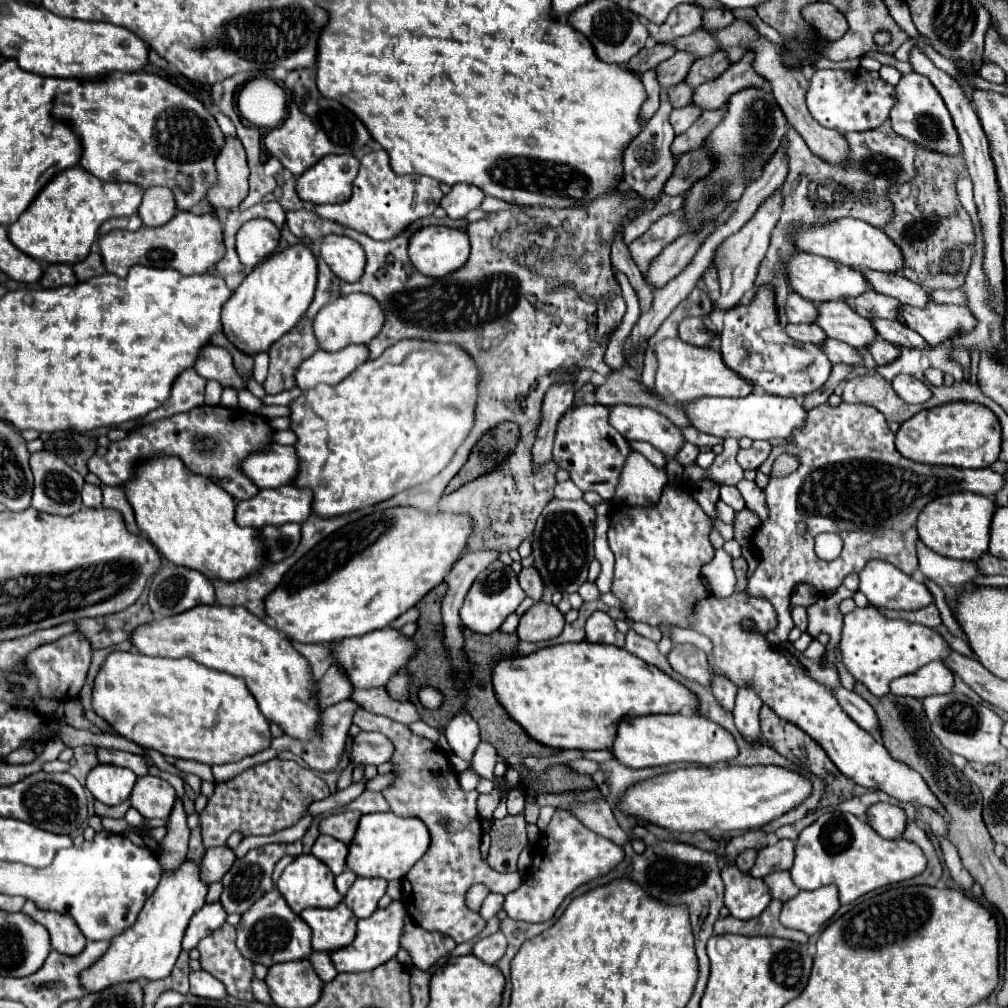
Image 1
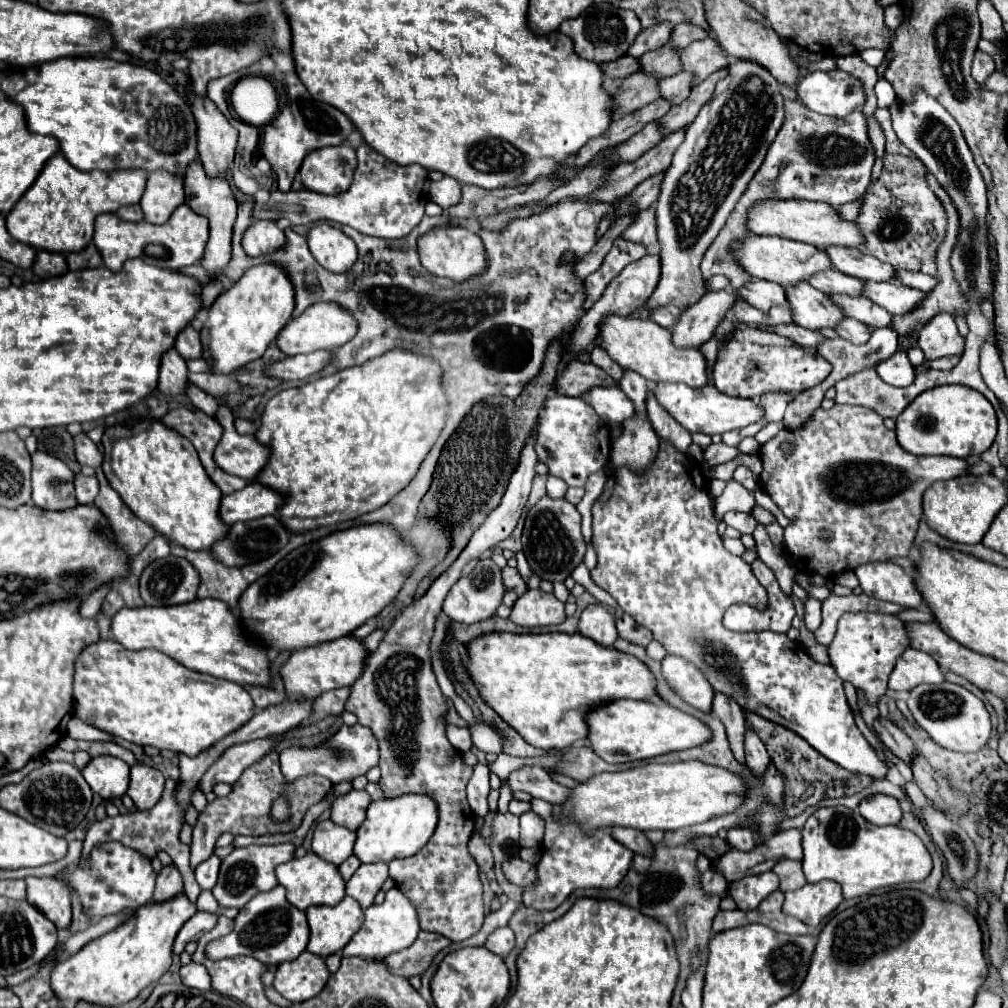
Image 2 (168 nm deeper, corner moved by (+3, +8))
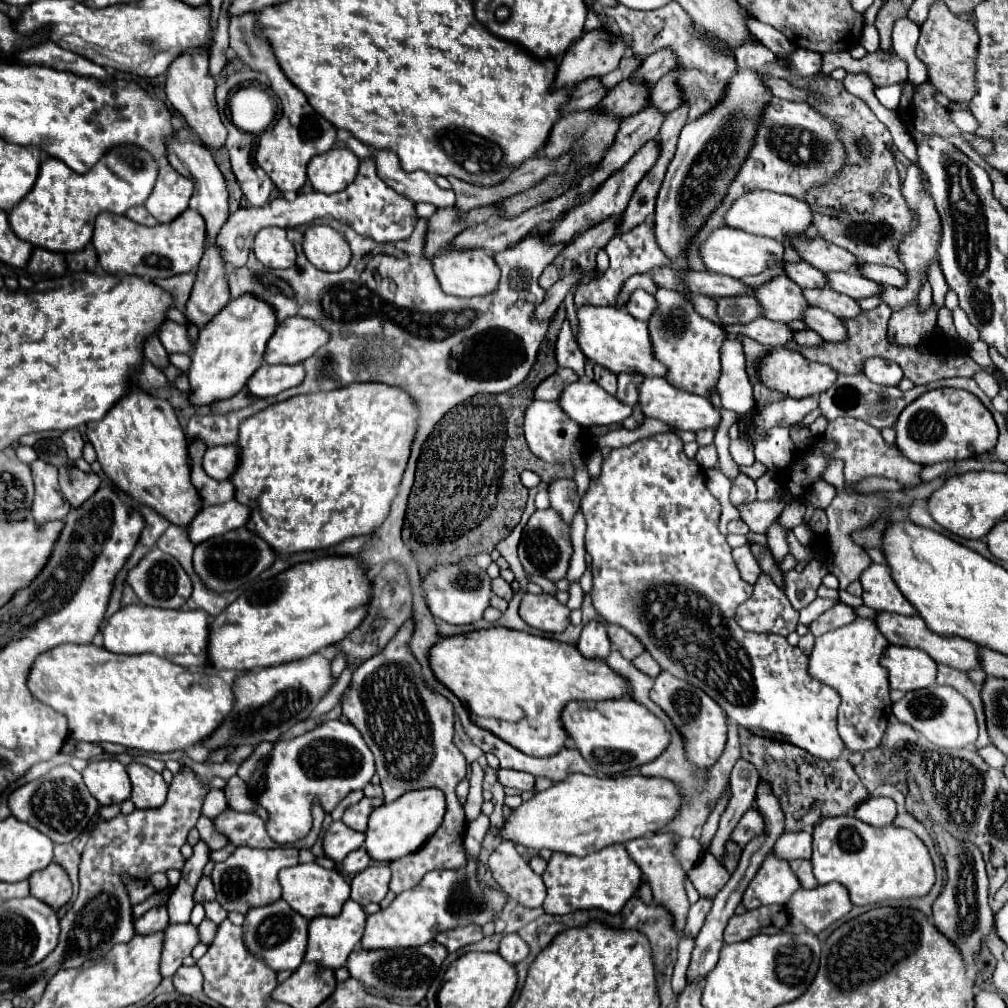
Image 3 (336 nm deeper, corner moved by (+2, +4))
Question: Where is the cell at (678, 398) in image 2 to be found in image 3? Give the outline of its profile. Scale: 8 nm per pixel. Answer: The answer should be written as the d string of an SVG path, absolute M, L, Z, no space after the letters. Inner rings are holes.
M645 377L639 383L639 399L637 405L645 417L653 417L659 421L665 421L679 431L701 431L707 427L715 427L721 421L719 411L709 403L707 397L693 395L687 391L677 391L671 387L663 377Z

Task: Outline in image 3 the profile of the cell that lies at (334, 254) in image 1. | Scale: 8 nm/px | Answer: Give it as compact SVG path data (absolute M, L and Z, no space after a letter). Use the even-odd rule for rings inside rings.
M311 225L303 233L303 251L309 263L321 271L339 271L349 265L351 249L347 241L327 225Z

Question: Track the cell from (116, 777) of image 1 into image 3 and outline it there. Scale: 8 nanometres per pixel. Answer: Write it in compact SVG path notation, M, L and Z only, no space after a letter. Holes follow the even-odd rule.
M115 759L91 761L83 769L83 779L89 793L99 801L99 805L123 803L131 795L127 769Z

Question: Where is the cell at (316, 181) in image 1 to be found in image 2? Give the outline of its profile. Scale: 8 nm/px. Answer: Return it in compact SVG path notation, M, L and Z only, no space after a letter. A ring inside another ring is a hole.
M348 145L324 147L306 155L300 167L300 179L306 189L334 195L346 191L354 179L356 151Z

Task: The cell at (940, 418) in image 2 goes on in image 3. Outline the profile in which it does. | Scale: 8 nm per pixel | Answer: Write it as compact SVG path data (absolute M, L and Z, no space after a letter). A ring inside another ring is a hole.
M938 388L923 393L905 407L895 423L897 449L919 465L959 461L989 453L997 443L997 425L987 407L969 391Z

